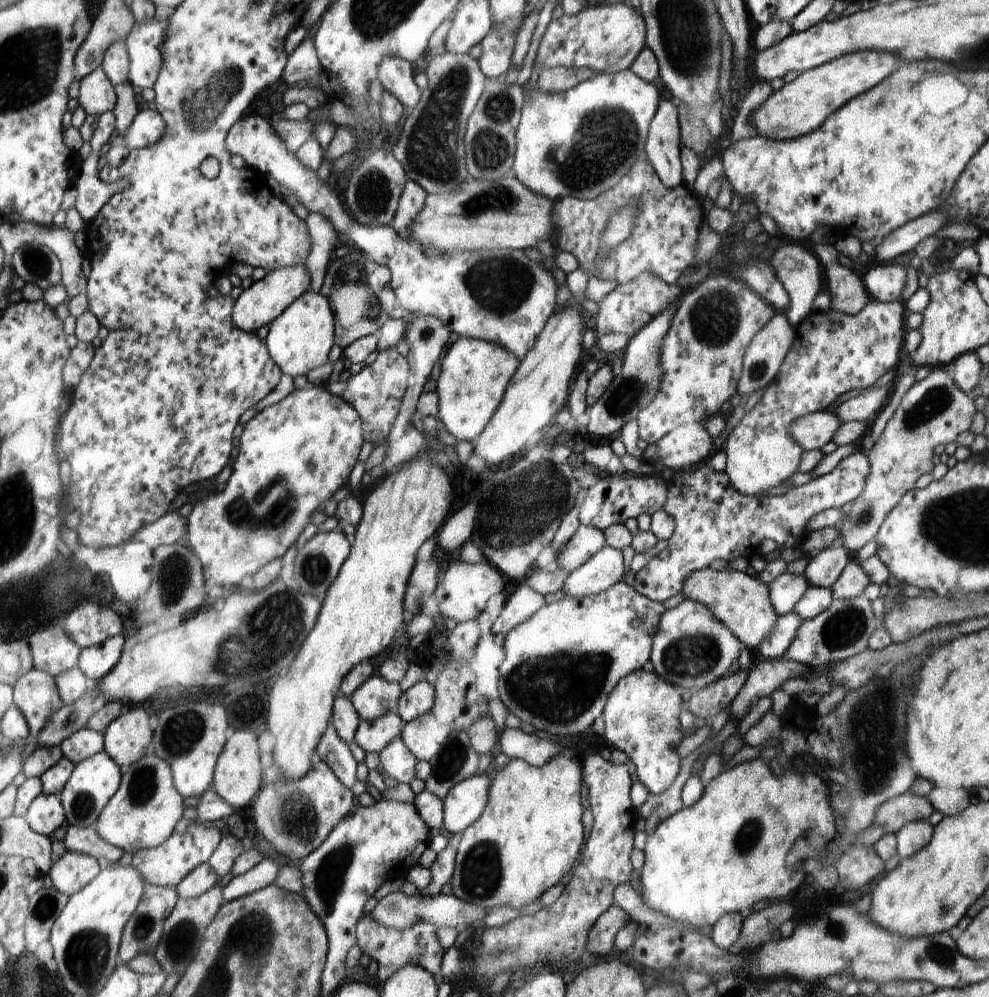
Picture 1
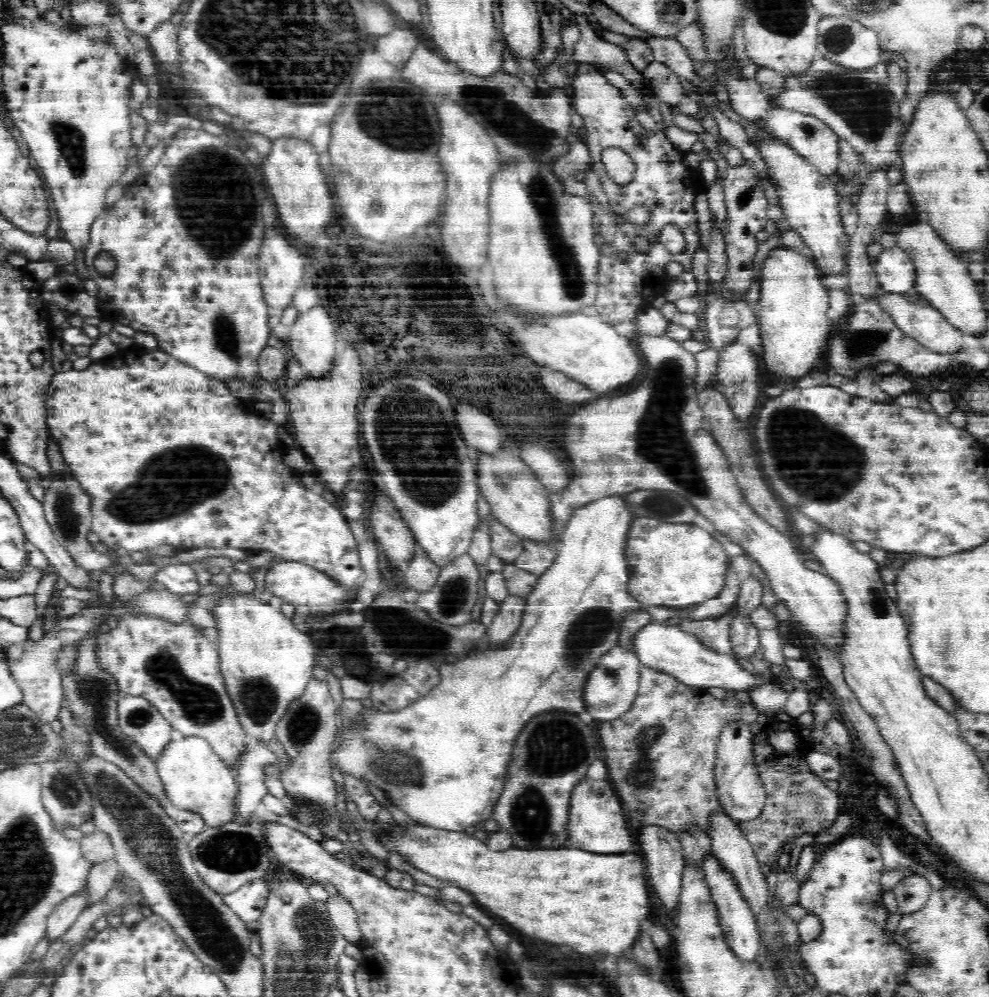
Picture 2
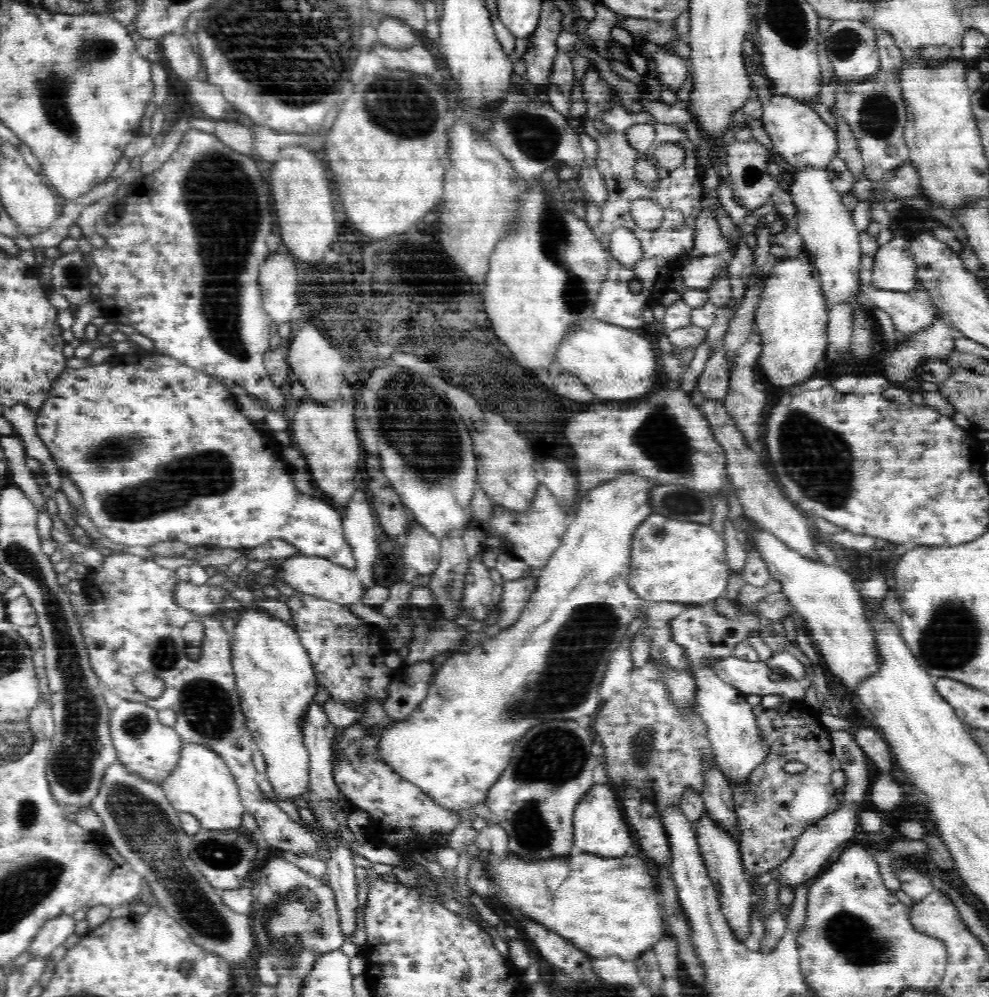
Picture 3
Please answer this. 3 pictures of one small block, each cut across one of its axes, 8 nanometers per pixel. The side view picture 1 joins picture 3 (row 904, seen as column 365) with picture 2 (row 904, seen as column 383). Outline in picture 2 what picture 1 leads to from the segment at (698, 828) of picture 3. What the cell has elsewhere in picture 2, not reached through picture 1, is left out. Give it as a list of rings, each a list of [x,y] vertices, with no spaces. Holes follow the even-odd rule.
[[[712,852],[705,858],[702,869],[705,872],[708,886],[711,888],[712,900],[715,901],[716,909],[719,912],[719,923],[724,929],[724,936],[727,937],[727,942],[734,950],[735,956],[743,958],[743,961],[755,961],[762,950],[761,938],[754,913],[752,913],[748,901],[742,897],[738,883],[734,881],[732,873],[726,867],[722,867],[722,863]]]

